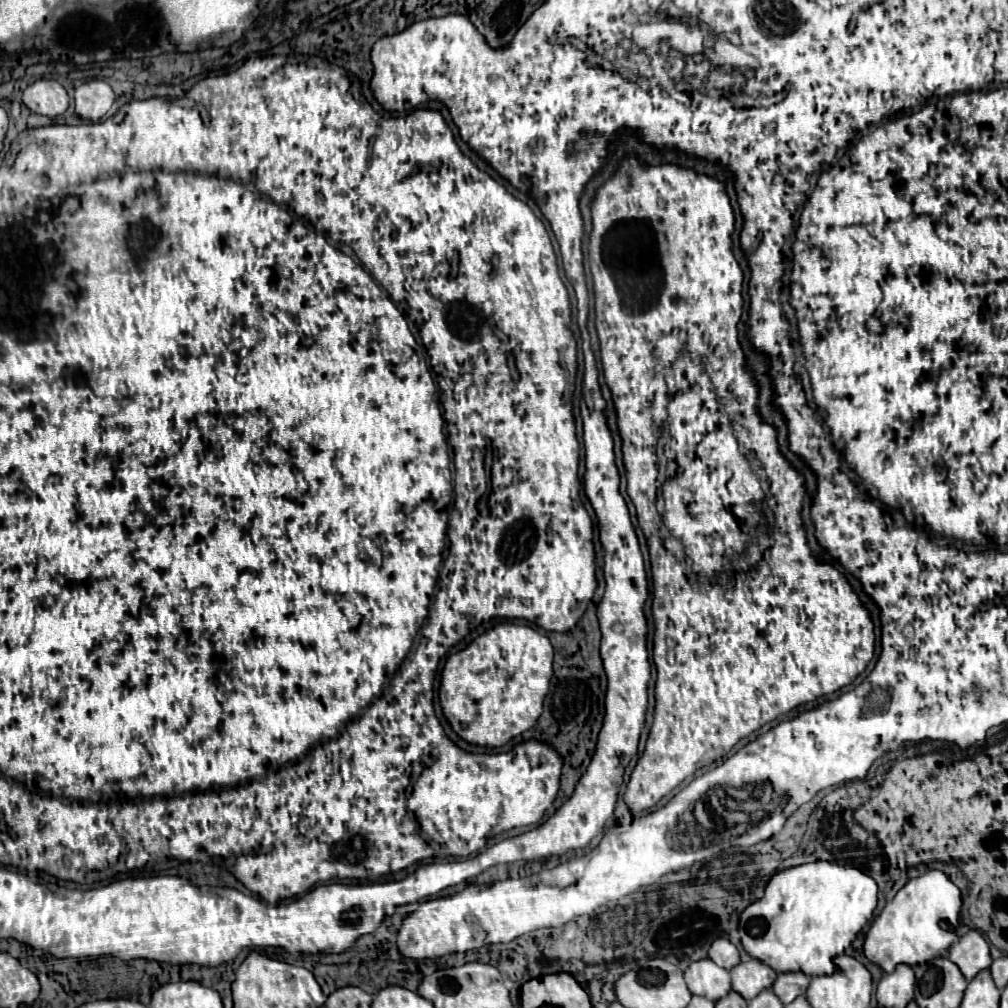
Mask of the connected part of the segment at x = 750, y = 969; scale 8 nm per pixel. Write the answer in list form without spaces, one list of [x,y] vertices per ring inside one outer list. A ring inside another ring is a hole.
[[[761,960],[741,962],[731,970],[733,990],[739,992],[745,1000],[751,1000],[761,990],[771,988],[775,978],[777,978],[777,972],[771,970],[769,966],[765,966]]]

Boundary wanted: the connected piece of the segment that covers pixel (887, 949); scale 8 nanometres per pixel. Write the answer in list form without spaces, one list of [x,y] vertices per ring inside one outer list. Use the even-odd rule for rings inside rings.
[[[929,870],[917,878],[911,878],[895,894],[895,898],[885,904],[865,936],[863,952],[885,972],[893,972],[897,964],[913,966],[945,956],[949,946],[957,940],[955,928],[959,924],[959,910],[959,888],[941,870]]]

